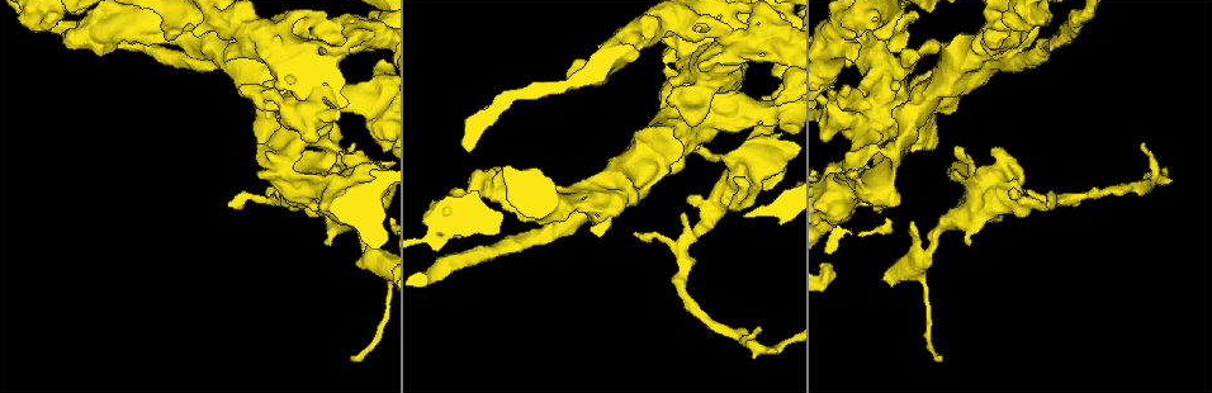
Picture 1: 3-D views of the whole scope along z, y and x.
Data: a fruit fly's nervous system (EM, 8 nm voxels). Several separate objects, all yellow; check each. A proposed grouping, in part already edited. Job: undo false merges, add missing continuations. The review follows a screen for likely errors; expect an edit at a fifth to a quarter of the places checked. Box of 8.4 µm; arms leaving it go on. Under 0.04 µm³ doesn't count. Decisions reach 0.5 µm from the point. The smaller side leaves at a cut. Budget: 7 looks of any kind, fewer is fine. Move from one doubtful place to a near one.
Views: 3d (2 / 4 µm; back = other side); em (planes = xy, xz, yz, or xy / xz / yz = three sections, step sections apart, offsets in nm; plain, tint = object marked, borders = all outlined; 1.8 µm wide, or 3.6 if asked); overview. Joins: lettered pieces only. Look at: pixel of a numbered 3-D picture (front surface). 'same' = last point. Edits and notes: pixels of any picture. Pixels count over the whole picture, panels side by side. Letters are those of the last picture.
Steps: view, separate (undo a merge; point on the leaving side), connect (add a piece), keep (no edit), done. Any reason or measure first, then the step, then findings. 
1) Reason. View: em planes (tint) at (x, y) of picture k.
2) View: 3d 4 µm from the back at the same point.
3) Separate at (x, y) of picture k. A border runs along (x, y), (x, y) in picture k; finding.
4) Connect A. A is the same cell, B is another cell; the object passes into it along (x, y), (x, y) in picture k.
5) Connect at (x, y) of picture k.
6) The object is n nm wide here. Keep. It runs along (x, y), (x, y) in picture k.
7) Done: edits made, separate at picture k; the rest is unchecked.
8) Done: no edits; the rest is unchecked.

Branch stops here. View: em yz step 4 (borders) at (912, 221) of picture 1.

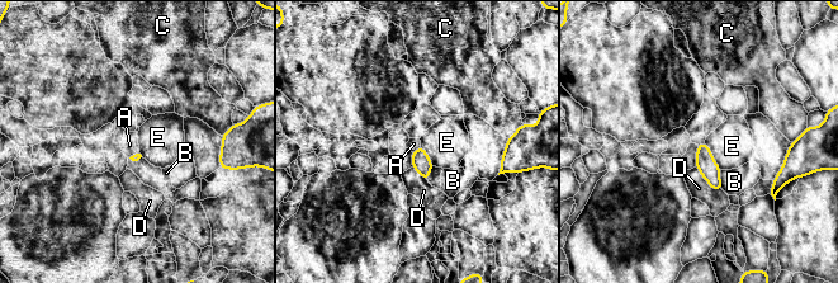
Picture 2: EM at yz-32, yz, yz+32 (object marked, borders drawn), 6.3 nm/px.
Connect A. A is the same cell, B, C, D and E are other cells; the cell continues.

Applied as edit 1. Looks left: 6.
View: overview.

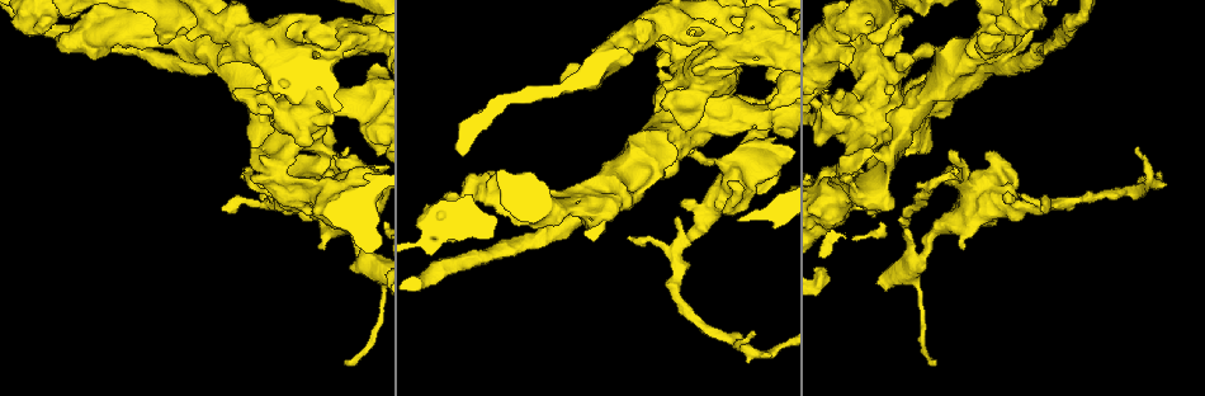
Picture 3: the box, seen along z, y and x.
Calibre changes. View: 3d 4 µm at (848, 157) of picture 3.

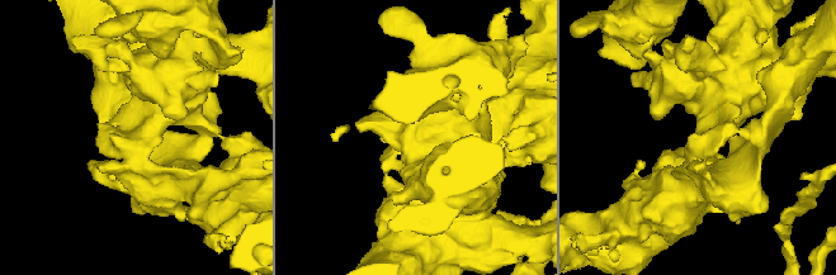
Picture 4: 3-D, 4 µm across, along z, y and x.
View: em planes (borders) at (137, 137) of picture 4.

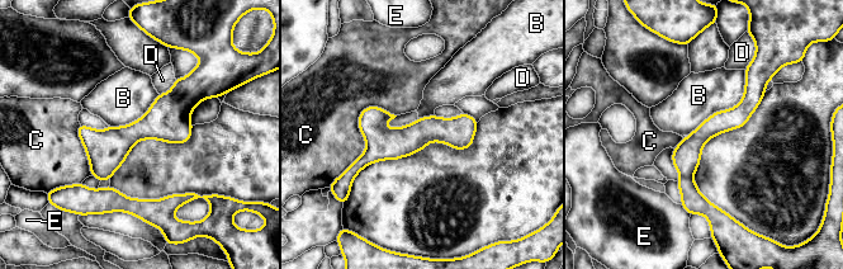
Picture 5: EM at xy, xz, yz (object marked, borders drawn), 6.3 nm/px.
The object is 160 nm wide here. Separate at (686, 156) of picture 5. B, C, D and E are other cells; the part that leaves runs along (203, 93), (136, 131), (94, 173) in picture 5; a second cell is stuck on.

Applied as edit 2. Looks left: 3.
Done: edits made, connect at picture 2, separate at picture 5; the rest is unchecked.

